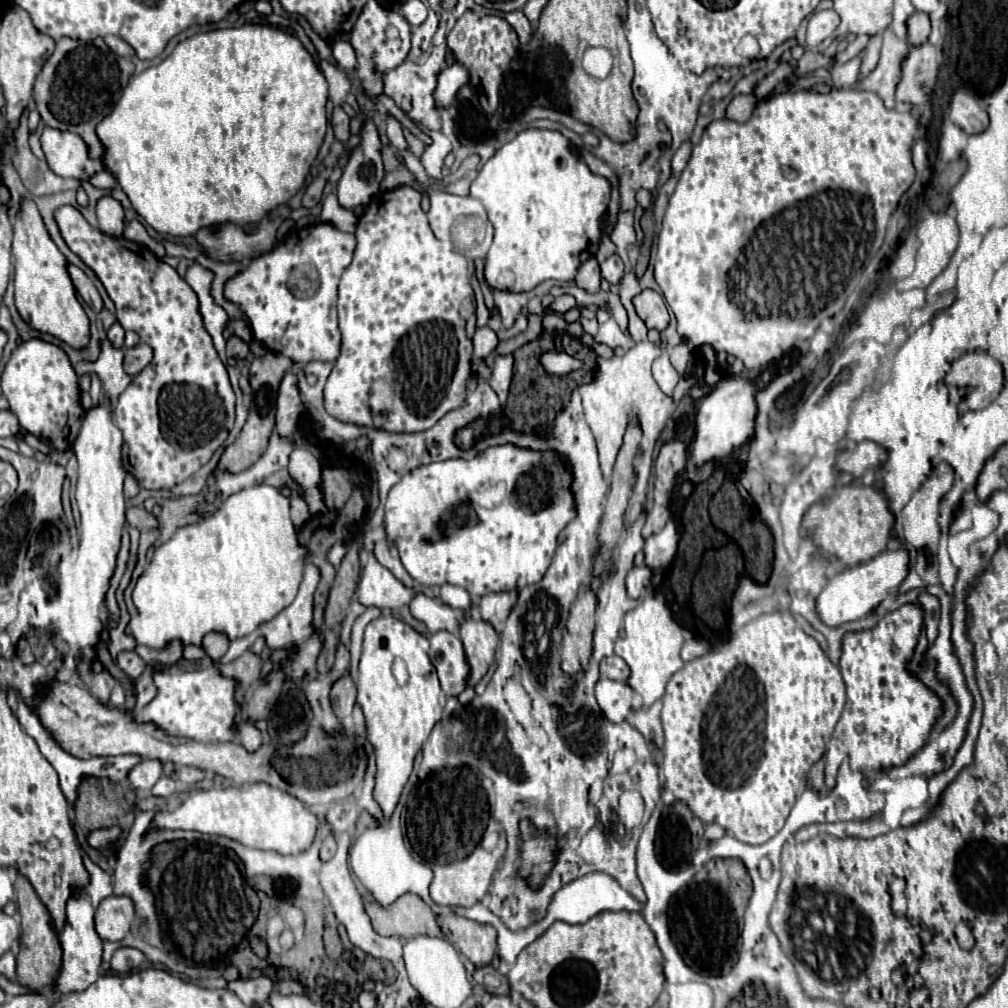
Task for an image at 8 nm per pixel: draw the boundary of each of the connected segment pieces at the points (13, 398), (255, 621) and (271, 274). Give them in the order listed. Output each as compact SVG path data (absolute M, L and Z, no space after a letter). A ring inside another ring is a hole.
M41 338L21 342L3 370L1 388L3 396L9 400L11 412L17 416L25 432L37 436L55 452L65 452L71 448L81 428L85 410L81 406L79 376L75 374L75 368L63 348Z
M253 484L223 500L211 516L181 526L167 542L155 548L153 558L139 576L133 590L137 616L131 616L125 634L153 650L163 650L175 640L183 646L203 646L203 638L209 632L221 632L229 640L237 640L275 618L279 610L295 600L307 560L307 548L297 538L289 510L291 498L283 496L279 488Z
M325 222L307 226L297 230L271 252L251 258L239 274L225 282L223 294L245 312L253 340L271 352L289 356L295 362L293 372L299 372L311 360L333 362L341 350L341 332L337 326L337 284L353 258L353 250L353 234L341 232ZM301 264L313 264L321 280L321 286L311 298L297 298L287 288L291 270Z

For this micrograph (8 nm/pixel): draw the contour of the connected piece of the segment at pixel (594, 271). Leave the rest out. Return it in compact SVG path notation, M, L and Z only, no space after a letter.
M589 258L587 262L583 262L583 266L579 266L579 272L575 276L575 282L579 288L587 290L587 292L597 292L599 284L601 284L601 274L599 274L599 262L595 258Z

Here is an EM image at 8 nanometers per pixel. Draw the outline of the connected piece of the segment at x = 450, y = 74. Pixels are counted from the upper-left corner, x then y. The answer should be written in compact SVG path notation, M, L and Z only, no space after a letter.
M453 64L441 70L439 74L439 84L435 90L435 100L437 106L451 106L455 102L457 90L469 82L469 74L461 64Z

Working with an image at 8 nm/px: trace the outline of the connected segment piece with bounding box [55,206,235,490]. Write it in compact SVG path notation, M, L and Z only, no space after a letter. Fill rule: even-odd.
M63 206L57 210L57 224L61 230L61 236L65 238L67 246L97 274L97 278L103 282L109 298L113 300L115 308L117 308L117 320L125 330L135 330L143 342L147 342L153 348L153 360L149 366L145 366L137 376L133 376L131 384L127 386L127 390L119 396L117 406L115 406L115 422L123 432L123 466L129 474L133 474L139 482L141 488L147 490L169 490L175 484L185 482L191 474L195 474L203 464L209 462L209 458L213 456L213 452L225 442L229 430L233 428L233 420L235 420L235 394L231 390L229 384L229 376L225 370L225 364L221 362L221 358L217 356L217 350L211 342L211 336L205 332L203 328L203 320L199 314L199 302L195 292L191 290L191 286L179 278L179 274L165 262L157 260L157 256L151 250L145 250L145 246L125 240L125 238L113 238L103 234L101 230L93 228L87 224L87 220L81 216L81 212L73 206ZM165 384L197 384L203 390L209 390L213 394L217 394L221 398L221 402L213 400L213 406L195 406L195 410L201 410L199 414L193 412L195 424L193 424L193 440L199 440L197 448L191 450L183 450L181 446L171 446L163 434L161 434L161 422L159 422L159 408L157 408L157 398L159 392Z

